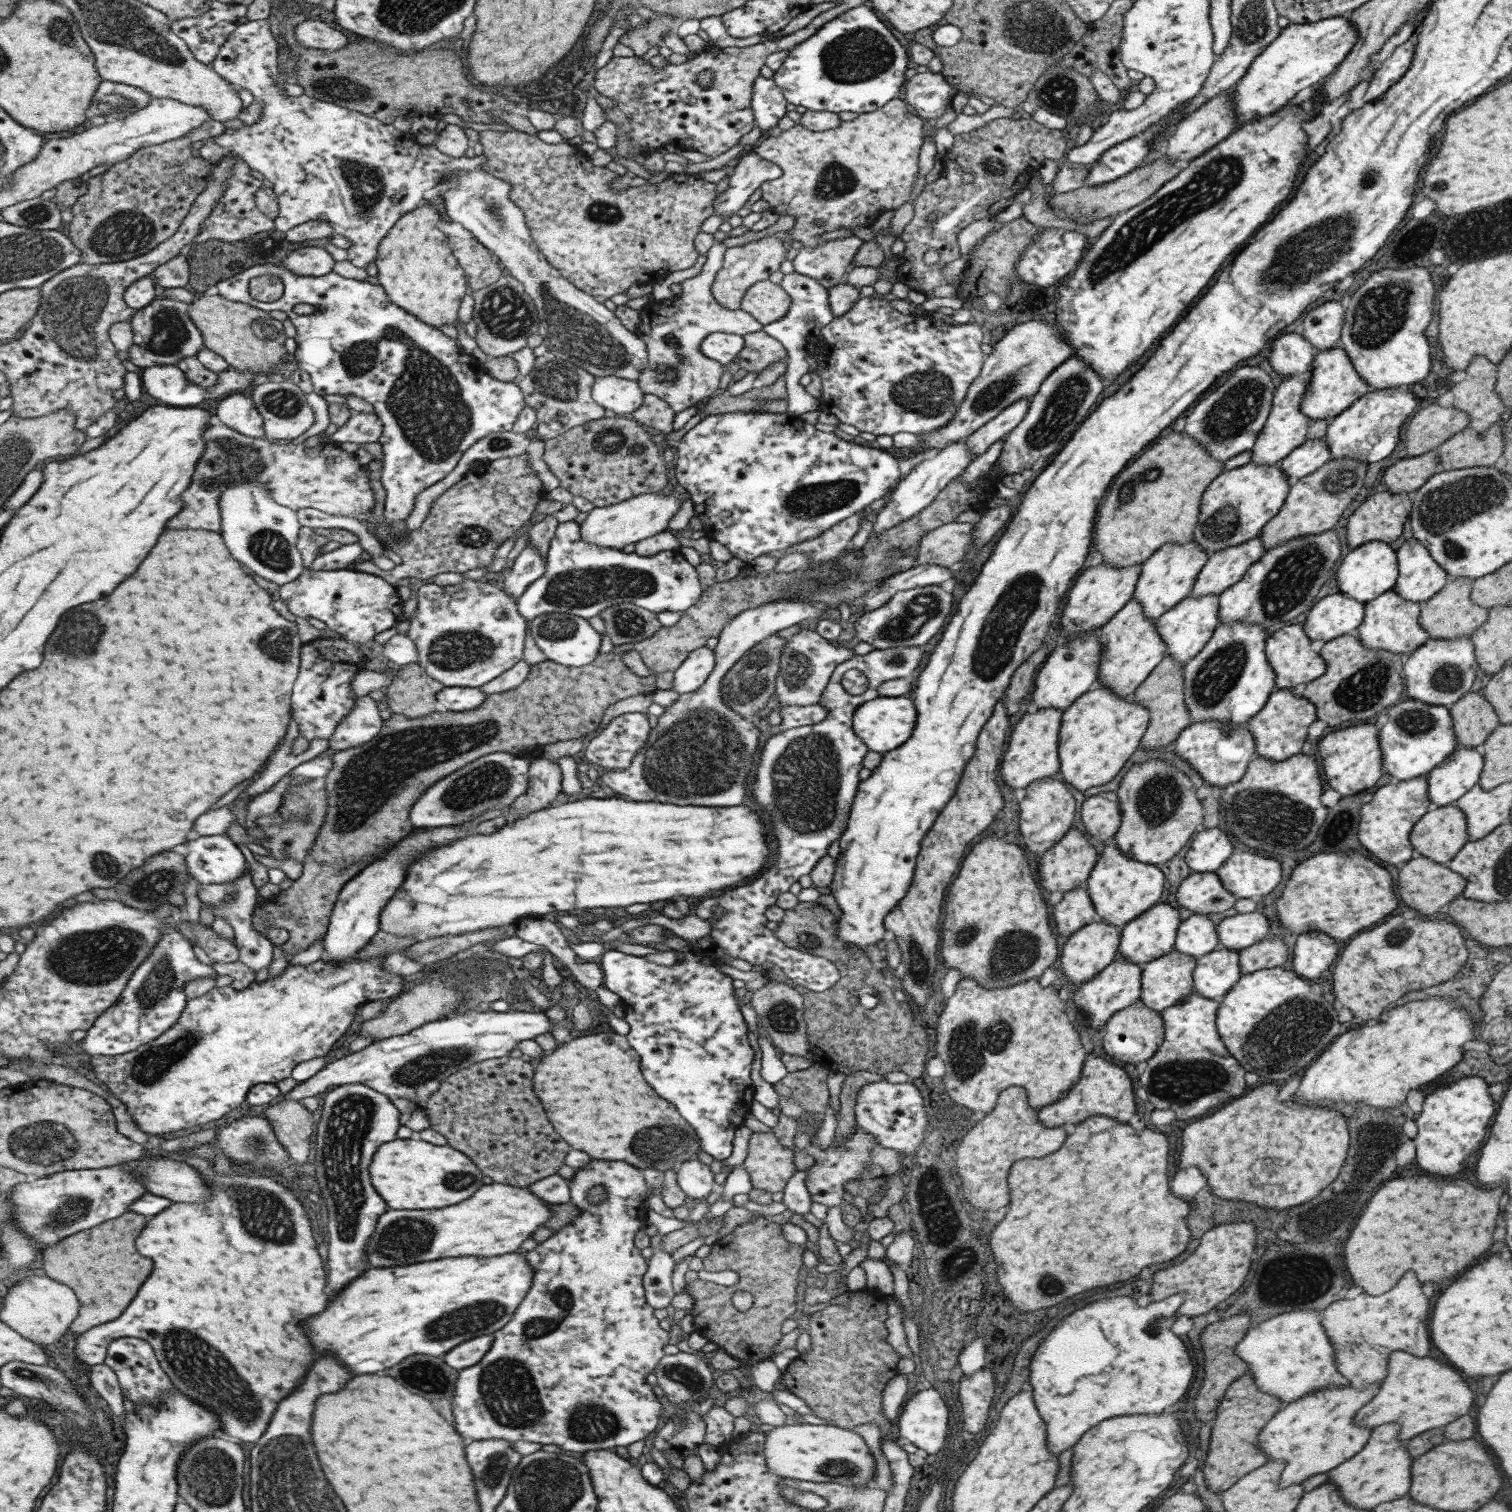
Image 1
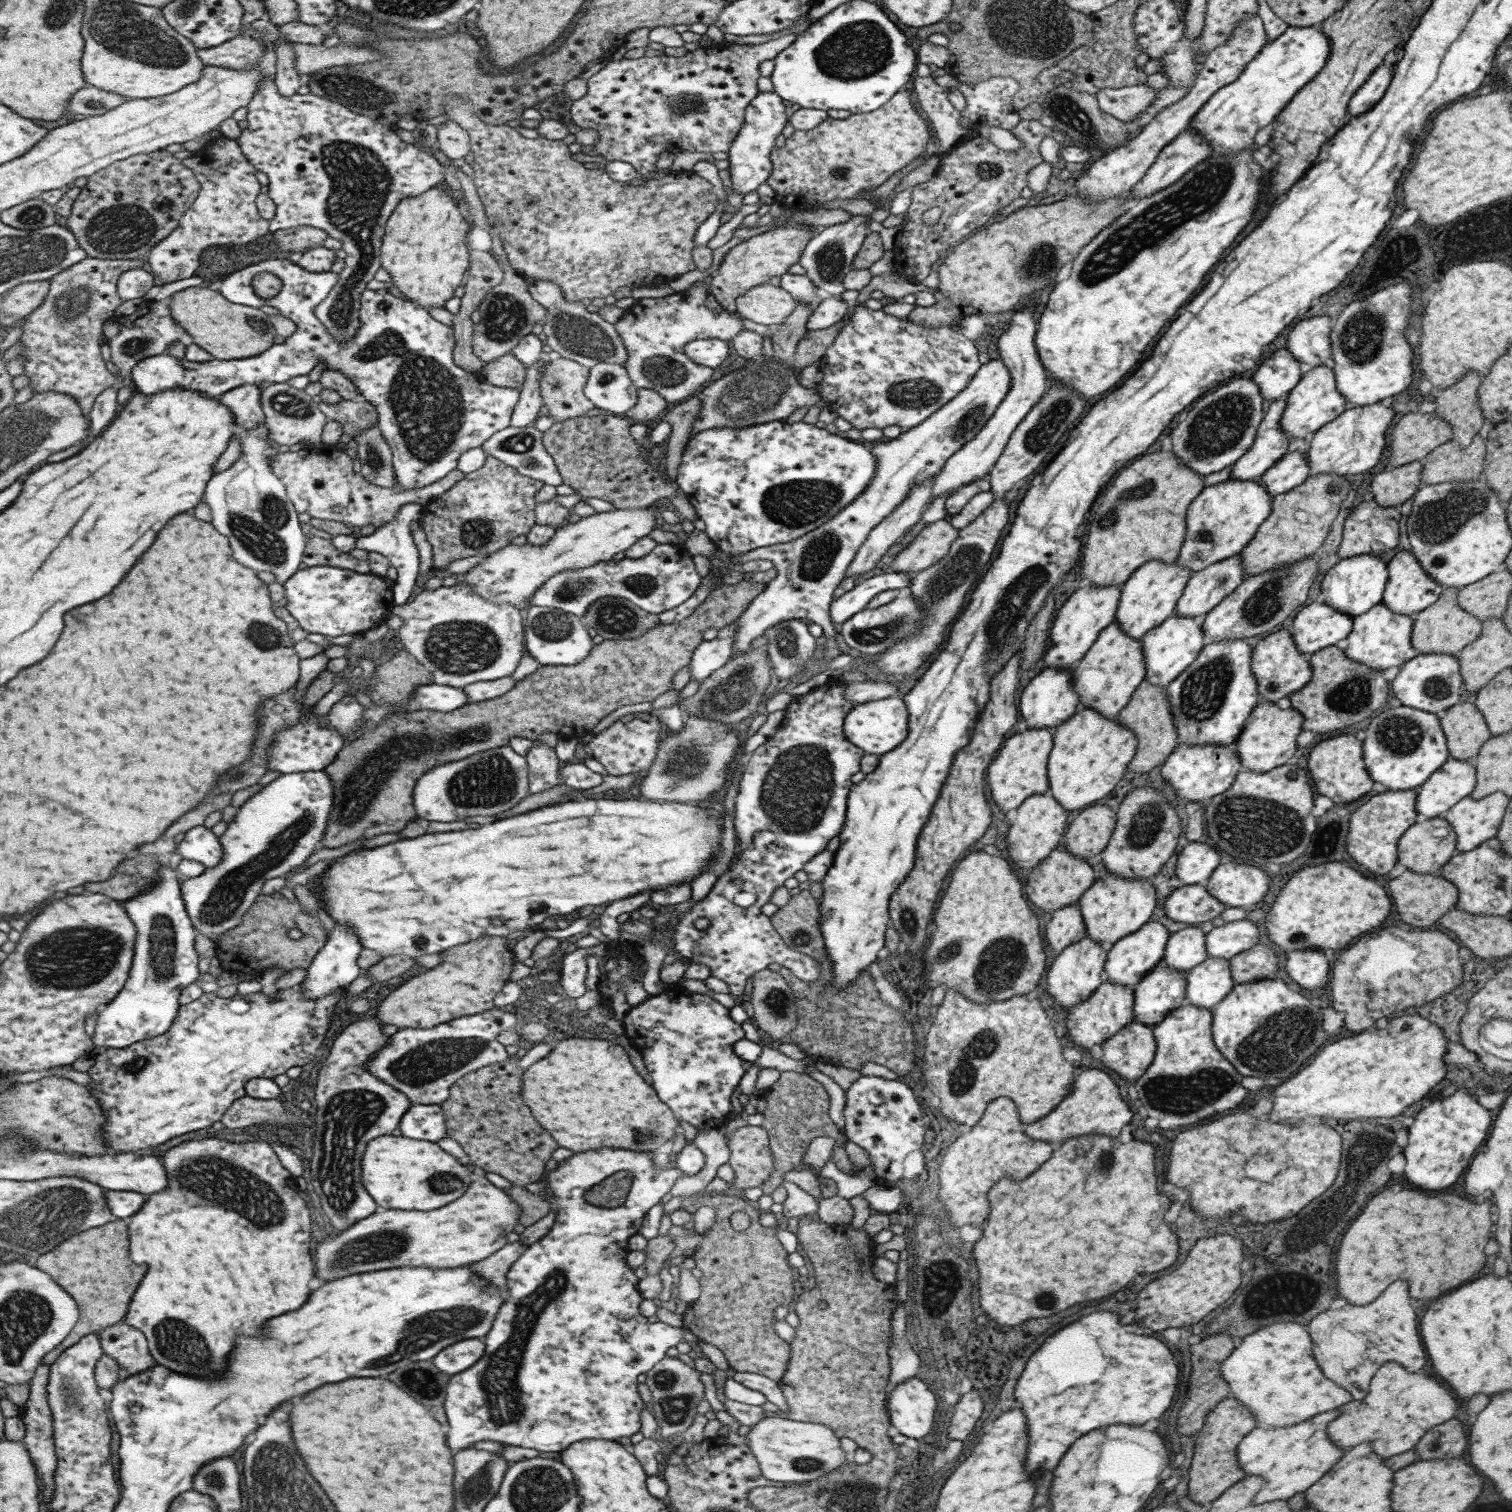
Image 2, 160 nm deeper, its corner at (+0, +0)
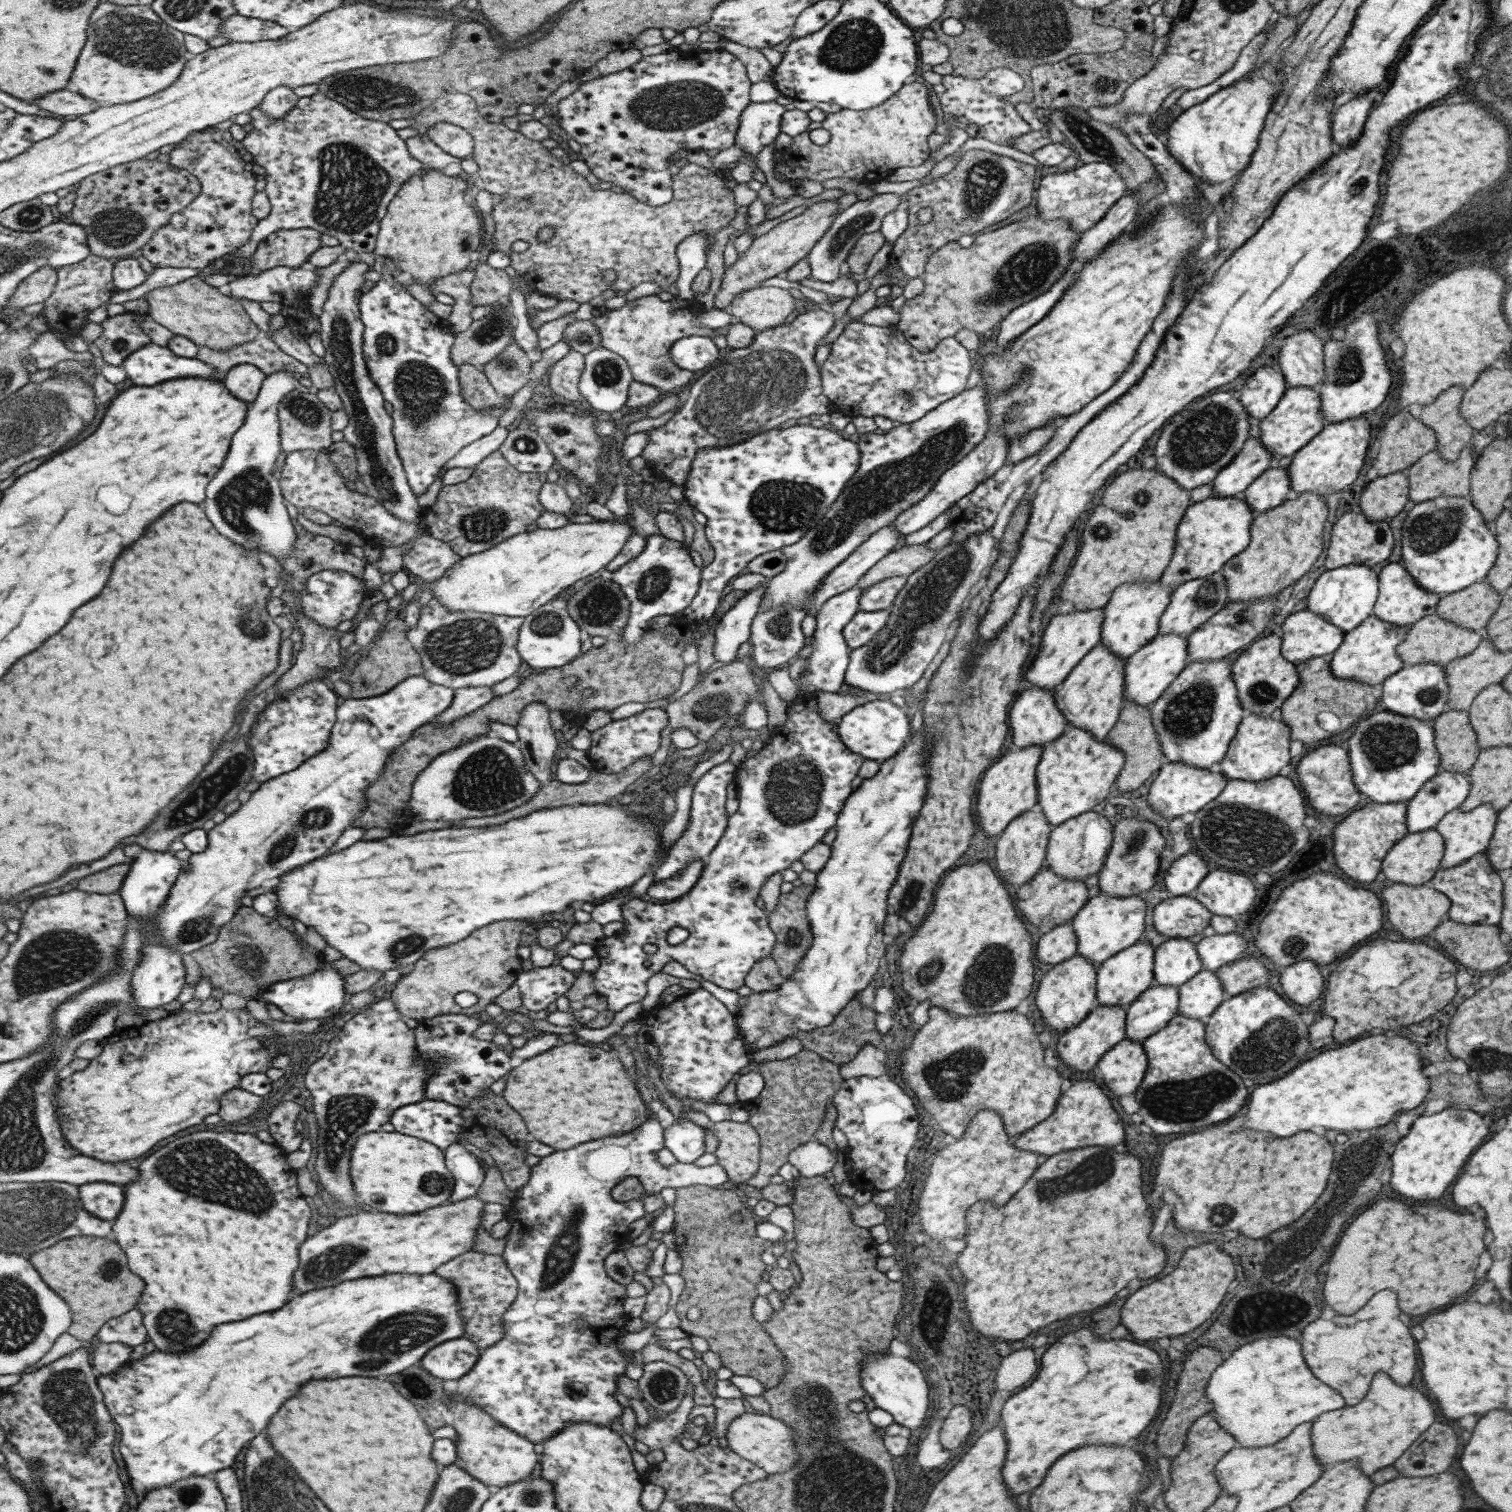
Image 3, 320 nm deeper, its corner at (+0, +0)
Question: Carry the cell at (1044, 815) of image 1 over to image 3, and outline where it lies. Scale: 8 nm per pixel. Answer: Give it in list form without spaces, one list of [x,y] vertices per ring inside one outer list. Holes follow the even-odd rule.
[[[1035,804],[1029,810],[1019,814],[1017,818],[1005,826],[995,838],[995,868],[996,874],[1005,884],[1021,886],[1032,879],[1038,873],[1044,862],[1044,856],[1051,826],[1045,815],[1041,812],[1040,806]]]

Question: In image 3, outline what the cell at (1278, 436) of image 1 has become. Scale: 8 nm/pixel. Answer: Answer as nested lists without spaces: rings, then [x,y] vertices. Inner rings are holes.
[[[1249,437],[1241,450],[1224,466],[1213,479],[1210,496],[1235,497],[1265,470],[1271,460],[1271,454],[1262,446],[1260,438]]]

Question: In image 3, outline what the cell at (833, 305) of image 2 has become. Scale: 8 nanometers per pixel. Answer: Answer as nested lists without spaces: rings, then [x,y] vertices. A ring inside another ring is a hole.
[[[826,308],[799,313],[790,323],[765,329],[757,333],[752,341],[740,349],[727,349],[724,359],[697,378],[685,395],[679,410],[658,428],[645,430],[646,443],[640,455],[658,478],[683,486],[696,452],[706,446],[727,446],[743,442],[752,435],[761,434],[779,426],[791,418],[803,418],[811,414],[825,414],[831,410],[828,398],[822,393],[820,369],[815,366],[813,353],[820,340],[831,330],[837,315]]]

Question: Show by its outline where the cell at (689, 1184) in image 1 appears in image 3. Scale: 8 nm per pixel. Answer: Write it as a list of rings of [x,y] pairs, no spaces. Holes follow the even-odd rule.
[[[675,1118],[674,1123],[662,1130],[663,1148],[676,1158],[677,1164],[691,1168],[691,1163],[705,1151],[705,1128],[689,1120]]]

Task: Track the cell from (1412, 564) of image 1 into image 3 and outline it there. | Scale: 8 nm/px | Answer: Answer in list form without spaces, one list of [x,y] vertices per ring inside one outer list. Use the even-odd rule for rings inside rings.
[[[1400,562],[1389,563],[1381,569],[1377,578],[1377,586],[1378,591],[1376,601],[1372,606],[1372,614],[1383,622],[1407,629],[1425,615],[1436,612],[1436,604],[1440,599],[1438,595],[1433,592],[1427,592],[1417,586],[1413,577],[1404,569]]]

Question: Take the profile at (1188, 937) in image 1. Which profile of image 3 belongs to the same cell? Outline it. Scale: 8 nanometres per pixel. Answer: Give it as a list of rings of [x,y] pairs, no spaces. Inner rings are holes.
[[[1170,938],[1154,948],[1152,973],[1155,984],[1177,988],[1201,969],[1196,945],[1187,938]]]

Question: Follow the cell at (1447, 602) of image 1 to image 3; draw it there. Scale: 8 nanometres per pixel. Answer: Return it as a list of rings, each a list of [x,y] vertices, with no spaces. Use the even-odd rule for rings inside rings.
[[[1429,614],[1420,618],[1406,630],[1405,638],[1396,647],[1396,655],[1402,660],[1402,667],[1413,666],[1419,662],[1435,662],[1445,666],[1454,658],[1471,654],[1482,639],[1480,631],[1471,631],[1440,618],[1439,614]]]

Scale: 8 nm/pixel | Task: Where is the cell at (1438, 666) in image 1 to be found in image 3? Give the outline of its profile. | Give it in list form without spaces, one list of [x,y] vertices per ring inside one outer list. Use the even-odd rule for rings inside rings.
[[[1419,662],[1413,666],[1401,667],[1395,674],[1388,676],[1381,683],[1380,699],[1385,706],[1384,710],[1431,722],[1446,710],[1448,686],[1442,668],[1435,662]]]

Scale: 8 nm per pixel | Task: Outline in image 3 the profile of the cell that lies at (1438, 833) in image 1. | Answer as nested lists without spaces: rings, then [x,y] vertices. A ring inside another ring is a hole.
[[[1434,828],[1423,832],[1407,833],[1381,859],[1380,877],[1407,886],[1419,886],[1426,883],[1438,869],[1438,863],[1443,854],[1443,845],[1441,835]]]

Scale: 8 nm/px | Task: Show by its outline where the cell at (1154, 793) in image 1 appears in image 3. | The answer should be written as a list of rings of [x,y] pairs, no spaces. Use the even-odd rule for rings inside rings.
[[[1132,816],[1131,818],[1124,818],[1116,822],[1112,827],[1112,843],[1107,851],[1105,860],[1097,873],[1098,887],[1100,892],[1104,892],[1107,896],[1113,898],[1120,896],[1139,895],[1147,893],[1148,890],[1156,884],[1156,874],[1158,869],[1159,855],[1163,852],[1165,846],[1165,839],[1159,834],[1159,829],[1148,820],[1142,819],[1140,816]],[[1130,854],[1134,857],[1133,863],[1123,863],[1121,856]]]

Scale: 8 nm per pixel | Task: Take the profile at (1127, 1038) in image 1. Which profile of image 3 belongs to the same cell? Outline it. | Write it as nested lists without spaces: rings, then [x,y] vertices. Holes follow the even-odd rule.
[[[1124,1039],[1096,1064],[1105,1088],[1115,1096],[1134,1094],[1147,1068],[1144,1044]]]

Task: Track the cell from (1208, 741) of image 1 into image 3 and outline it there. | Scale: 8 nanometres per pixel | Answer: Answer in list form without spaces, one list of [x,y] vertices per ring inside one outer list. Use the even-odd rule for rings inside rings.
[[[1166,762],[1155,772],[1155,779],[1151,782],[1146,796],[1150,809],[1159,816],[1175,818],[1187,812],[1197,812],[1201,807],[1212,801],[1222,790],[1227,779],[1212,768],[1195,768],[1181,762]]]

